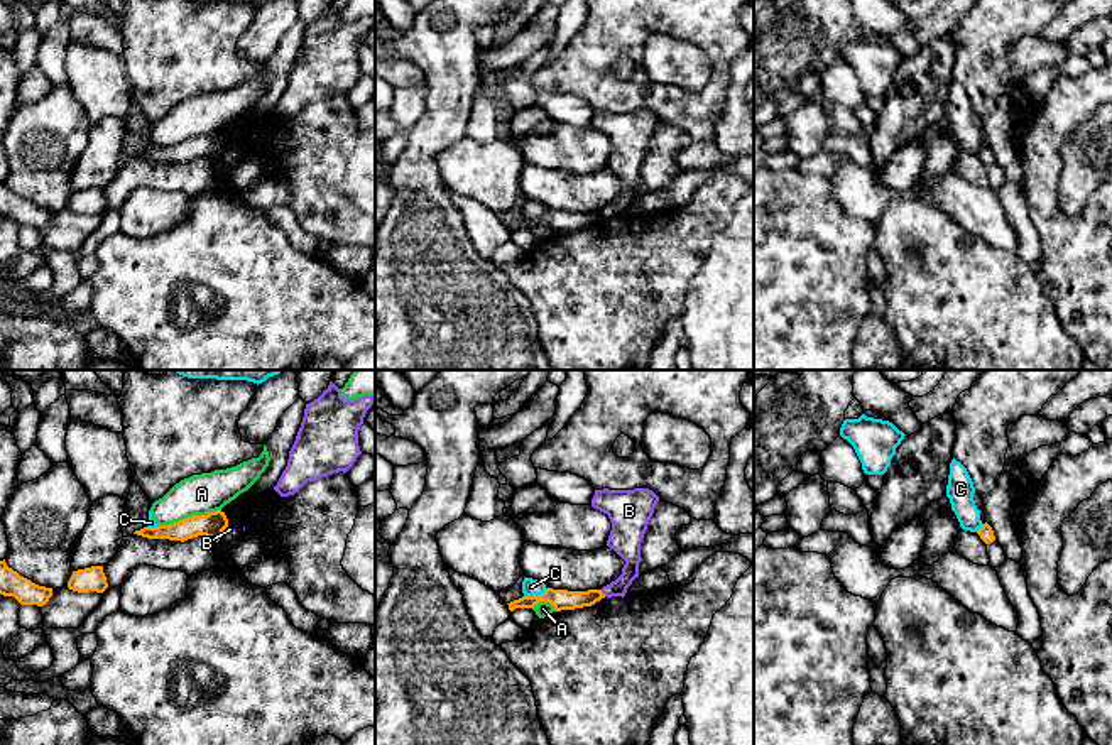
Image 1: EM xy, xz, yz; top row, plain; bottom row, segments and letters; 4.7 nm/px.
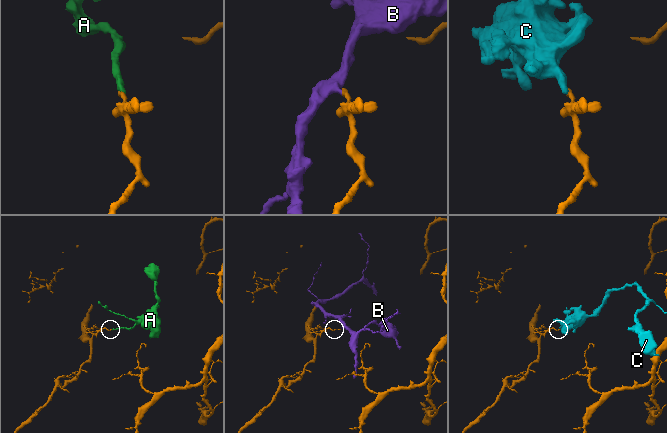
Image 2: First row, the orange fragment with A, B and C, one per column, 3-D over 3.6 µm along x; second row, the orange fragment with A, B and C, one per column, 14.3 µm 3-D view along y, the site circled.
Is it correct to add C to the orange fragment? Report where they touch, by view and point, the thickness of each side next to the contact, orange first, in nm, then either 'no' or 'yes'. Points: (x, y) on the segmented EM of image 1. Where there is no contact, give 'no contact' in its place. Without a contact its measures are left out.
meets orange in xz at (534, 597); 100 nm thick on the orange side, 80 nm on the other; no

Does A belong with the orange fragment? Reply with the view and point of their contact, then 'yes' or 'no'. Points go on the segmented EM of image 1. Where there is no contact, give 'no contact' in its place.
xy (190, 517) | no

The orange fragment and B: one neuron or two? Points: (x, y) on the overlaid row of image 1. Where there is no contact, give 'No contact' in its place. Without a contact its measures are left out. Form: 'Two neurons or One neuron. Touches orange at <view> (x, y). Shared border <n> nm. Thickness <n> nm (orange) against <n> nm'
Two neurons. Touches orange at xz (602, 593). Shared border 40 nm. Thickness 100 nm (orange) against 110 nm

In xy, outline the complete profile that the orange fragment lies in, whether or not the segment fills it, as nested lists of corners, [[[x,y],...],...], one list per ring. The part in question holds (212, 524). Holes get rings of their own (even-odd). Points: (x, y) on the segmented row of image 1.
[[[216,510],[206,515],[193,515],[171,525],[144,527],[140,530],[135,530],[134,534],[147,539],[169,539],[181,542],[198,536],[206,536],[218,542],[226,527],[228,519],[225,512]]]

